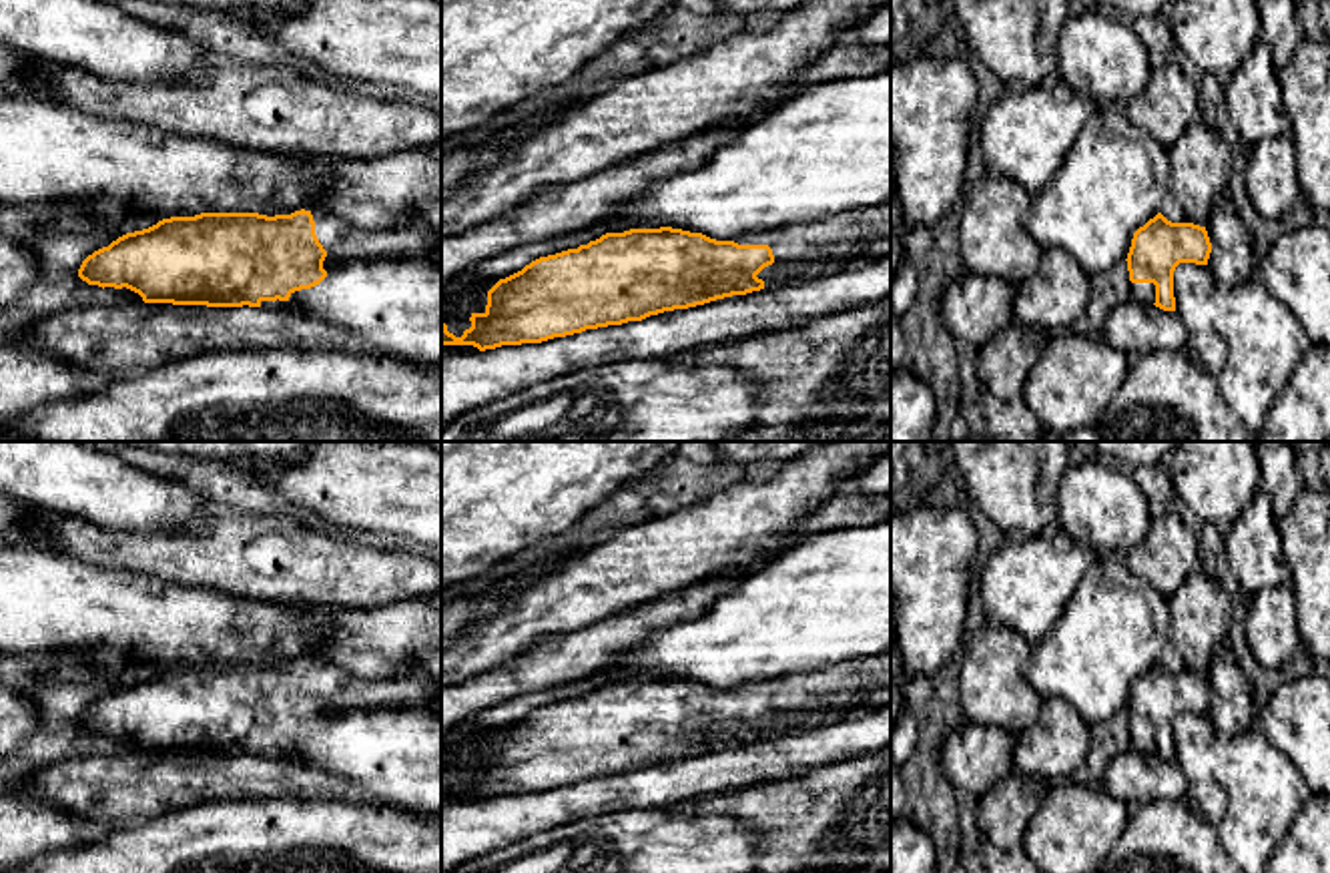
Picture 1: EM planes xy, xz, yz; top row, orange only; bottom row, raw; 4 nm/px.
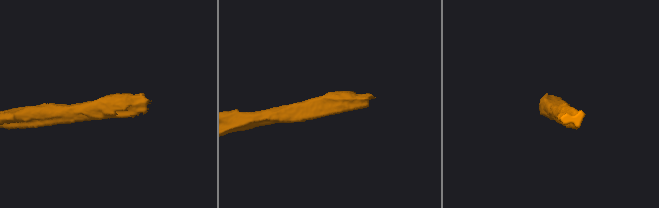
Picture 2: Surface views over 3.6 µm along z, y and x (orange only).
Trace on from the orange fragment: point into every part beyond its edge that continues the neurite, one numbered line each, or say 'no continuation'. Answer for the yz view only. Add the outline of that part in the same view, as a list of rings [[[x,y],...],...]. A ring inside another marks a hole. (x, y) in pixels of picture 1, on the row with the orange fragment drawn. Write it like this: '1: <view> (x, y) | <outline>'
1: yz (1140, 292) | [[[1131,283],[1131,299],[1145,305],[1155,303],[1155,285],[1153,283]]]

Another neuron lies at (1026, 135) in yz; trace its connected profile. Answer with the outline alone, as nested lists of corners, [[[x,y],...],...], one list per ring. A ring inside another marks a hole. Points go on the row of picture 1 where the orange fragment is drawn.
[[[1063,78],[1053,86],[1009,88],[981,122],[989,175],[1007,177],[1031,197],[1039,195],[1099,108]]]

